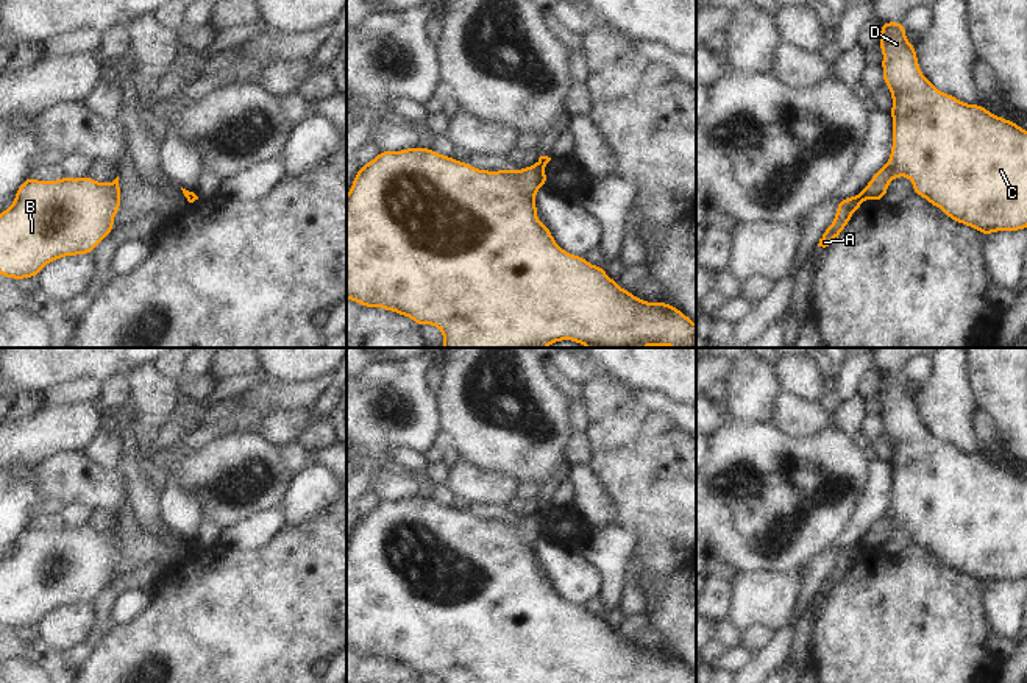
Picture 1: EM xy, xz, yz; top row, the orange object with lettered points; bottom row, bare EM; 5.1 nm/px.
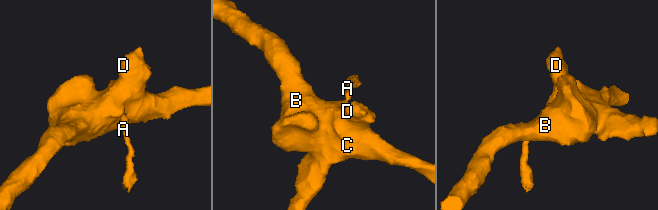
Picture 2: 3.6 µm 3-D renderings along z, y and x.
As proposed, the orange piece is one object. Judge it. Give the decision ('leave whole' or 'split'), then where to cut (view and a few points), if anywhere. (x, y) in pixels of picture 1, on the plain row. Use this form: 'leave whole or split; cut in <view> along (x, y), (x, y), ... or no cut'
split; cut in yz along (860, 543), (865, 546)

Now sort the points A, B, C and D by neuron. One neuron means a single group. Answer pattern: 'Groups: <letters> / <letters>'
Groups: A / B C D

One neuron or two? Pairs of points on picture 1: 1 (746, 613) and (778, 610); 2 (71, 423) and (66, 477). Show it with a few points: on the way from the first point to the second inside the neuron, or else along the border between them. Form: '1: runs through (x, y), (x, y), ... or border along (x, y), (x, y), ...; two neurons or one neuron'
1: runs through (754, 610), (770, 610); one neuron
2: border along (81, 449), (53, 454), (36, 467); two neurons

